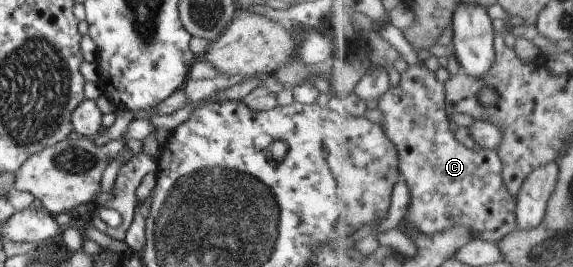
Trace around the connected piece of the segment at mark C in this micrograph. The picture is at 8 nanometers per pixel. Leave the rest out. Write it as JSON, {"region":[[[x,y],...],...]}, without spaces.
{"region":[[[419,61],[401,73],[399,83],[391,85],[376,104],[383,114],[385,133],[400,154],[401,178],[411,190],[411,205],[404,222],[409,225],[409,229],[427,235],[455,227],[469,227],[479,240],[499,242],[518,229],[517,202],[505,183],[504,162],[497,150],[482,148],[475,151],[455,139],[446,109],[446,84],[439,82],[436,73],[427,69],[424,62]]]}

